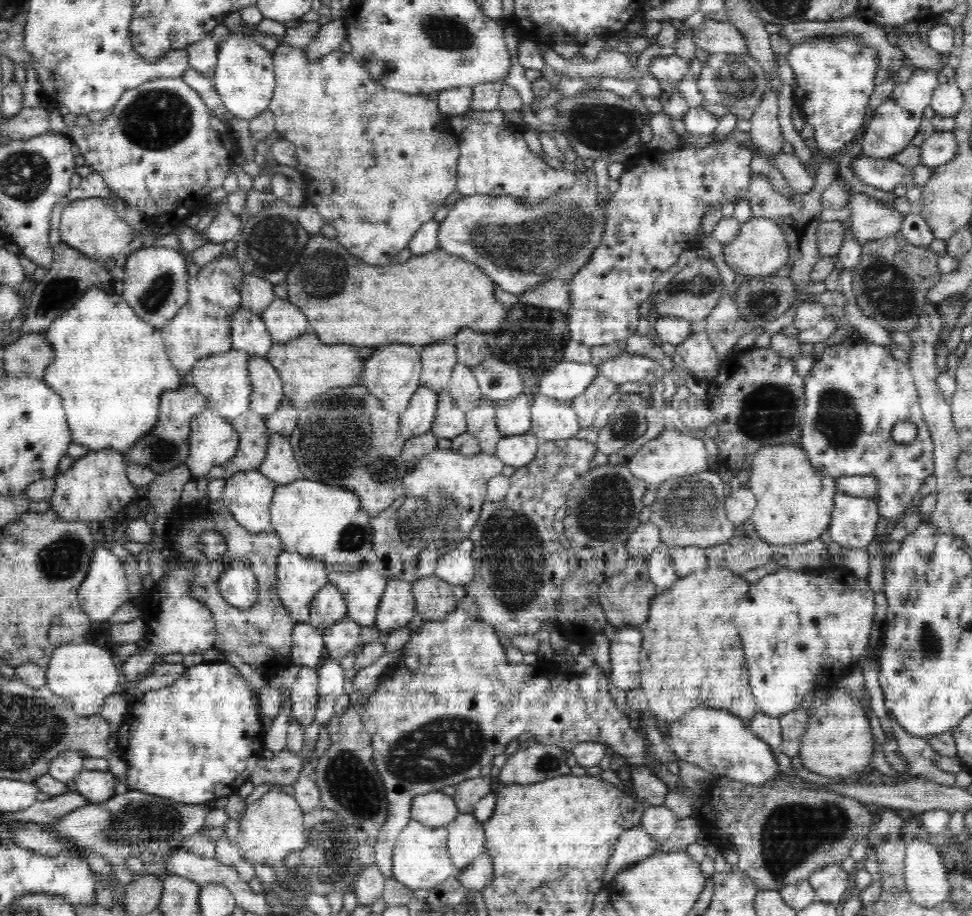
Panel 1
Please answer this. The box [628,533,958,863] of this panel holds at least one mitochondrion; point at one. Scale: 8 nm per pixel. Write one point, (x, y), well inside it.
(929, 646)

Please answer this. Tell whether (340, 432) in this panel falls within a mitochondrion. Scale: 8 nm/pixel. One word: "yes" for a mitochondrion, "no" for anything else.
yes

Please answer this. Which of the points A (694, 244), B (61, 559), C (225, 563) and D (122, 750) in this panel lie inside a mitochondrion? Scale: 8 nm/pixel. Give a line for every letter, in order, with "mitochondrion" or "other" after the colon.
A: other
B: mitochondrion
C: other
D: other

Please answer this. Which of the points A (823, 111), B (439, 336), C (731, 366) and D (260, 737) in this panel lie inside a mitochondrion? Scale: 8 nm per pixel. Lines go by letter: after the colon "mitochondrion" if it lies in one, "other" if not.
A: other
B: other
C: other
D: other

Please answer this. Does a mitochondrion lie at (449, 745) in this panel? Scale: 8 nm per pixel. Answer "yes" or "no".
yes

